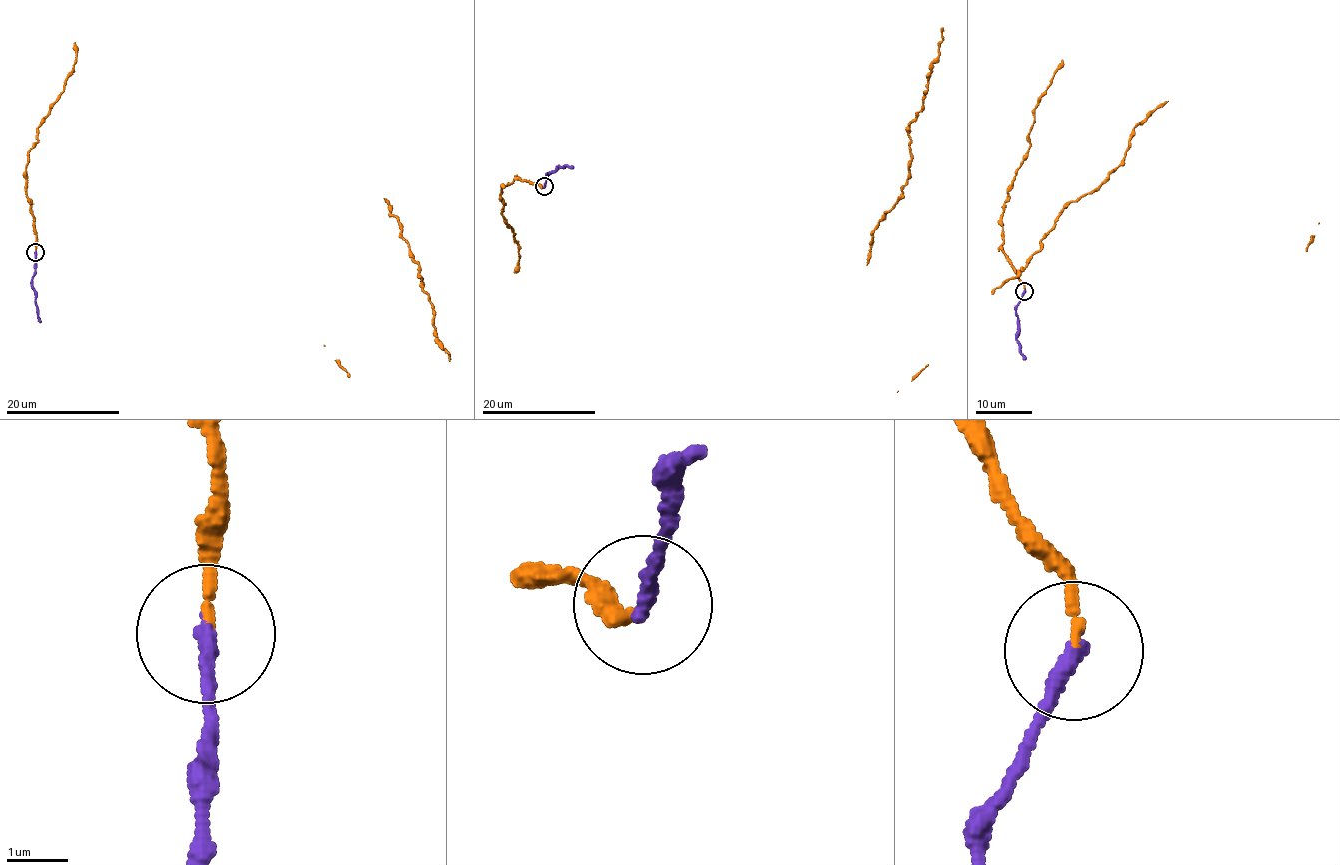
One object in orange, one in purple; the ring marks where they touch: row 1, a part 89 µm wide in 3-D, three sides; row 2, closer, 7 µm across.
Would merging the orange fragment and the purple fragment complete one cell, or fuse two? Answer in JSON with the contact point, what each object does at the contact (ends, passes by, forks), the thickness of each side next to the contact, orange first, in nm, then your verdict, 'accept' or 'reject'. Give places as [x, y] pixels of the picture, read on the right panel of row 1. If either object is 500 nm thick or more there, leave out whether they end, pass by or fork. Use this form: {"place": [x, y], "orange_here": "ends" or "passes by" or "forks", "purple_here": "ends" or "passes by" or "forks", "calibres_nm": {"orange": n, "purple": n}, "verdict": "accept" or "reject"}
{"place": [1024, 291], "orange_here": "ends", "purple_here": "ends", "calibres_nm": {"orange": 150, "purple": 240}, "verdict": "accept"}

